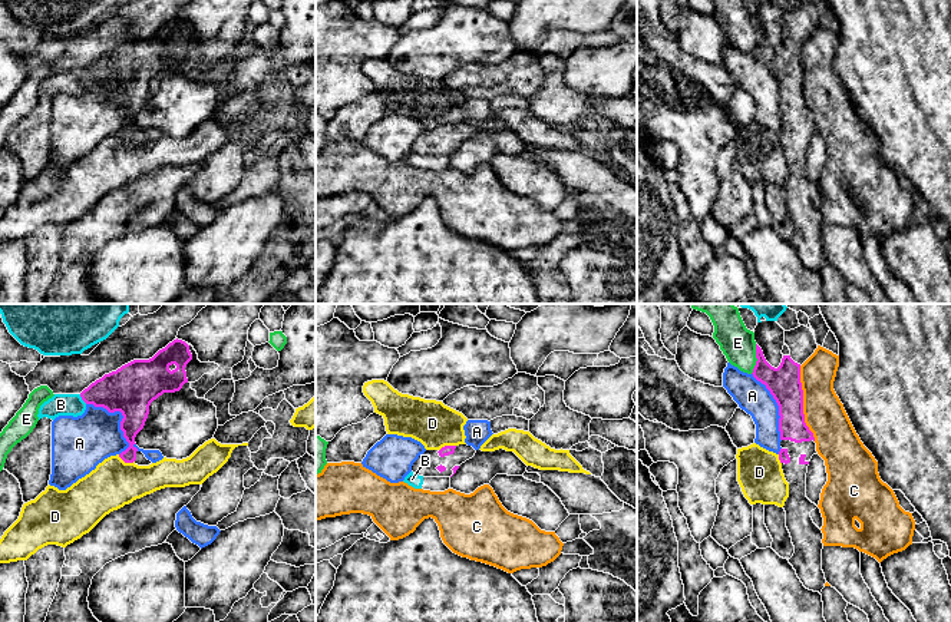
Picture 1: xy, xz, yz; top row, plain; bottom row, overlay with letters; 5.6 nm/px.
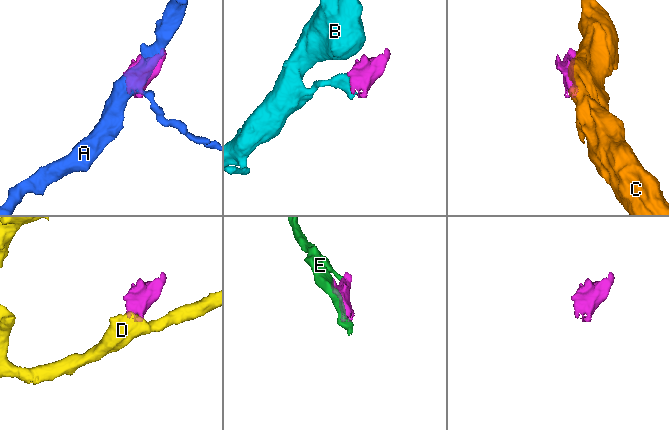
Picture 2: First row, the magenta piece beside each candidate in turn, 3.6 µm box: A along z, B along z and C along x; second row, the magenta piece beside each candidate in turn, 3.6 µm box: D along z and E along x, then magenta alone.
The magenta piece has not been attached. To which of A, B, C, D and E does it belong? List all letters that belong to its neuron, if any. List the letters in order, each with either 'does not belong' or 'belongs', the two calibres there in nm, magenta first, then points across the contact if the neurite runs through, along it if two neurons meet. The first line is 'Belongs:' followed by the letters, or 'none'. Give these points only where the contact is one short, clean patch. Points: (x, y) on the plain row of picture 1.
Belongs: none
A: does not belong; calibres 280 and 300 nm
B: does not belong; calibres 240 and 130 nm; border xy (79, 73), (86, 82)
C: does not belong; calibres 190 and 220 nm
D: does not belong; calibres 130 and 280 nm; border xy (118, 134), (125, 141), (134, 141)
E: does not belong; calibres 190 and 190 nm; border yz (756, 23), (756, 43), (750, 52)

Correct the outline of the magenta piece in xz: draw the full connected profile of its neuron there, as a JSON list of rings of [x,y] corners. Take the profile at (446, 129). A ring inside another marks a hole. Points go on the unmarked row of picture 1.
[[[468,123],[445,125],[440,129],[426,129],[413,142],[412,150],[423,156],[452,156],[459,145],[475,135]]]

